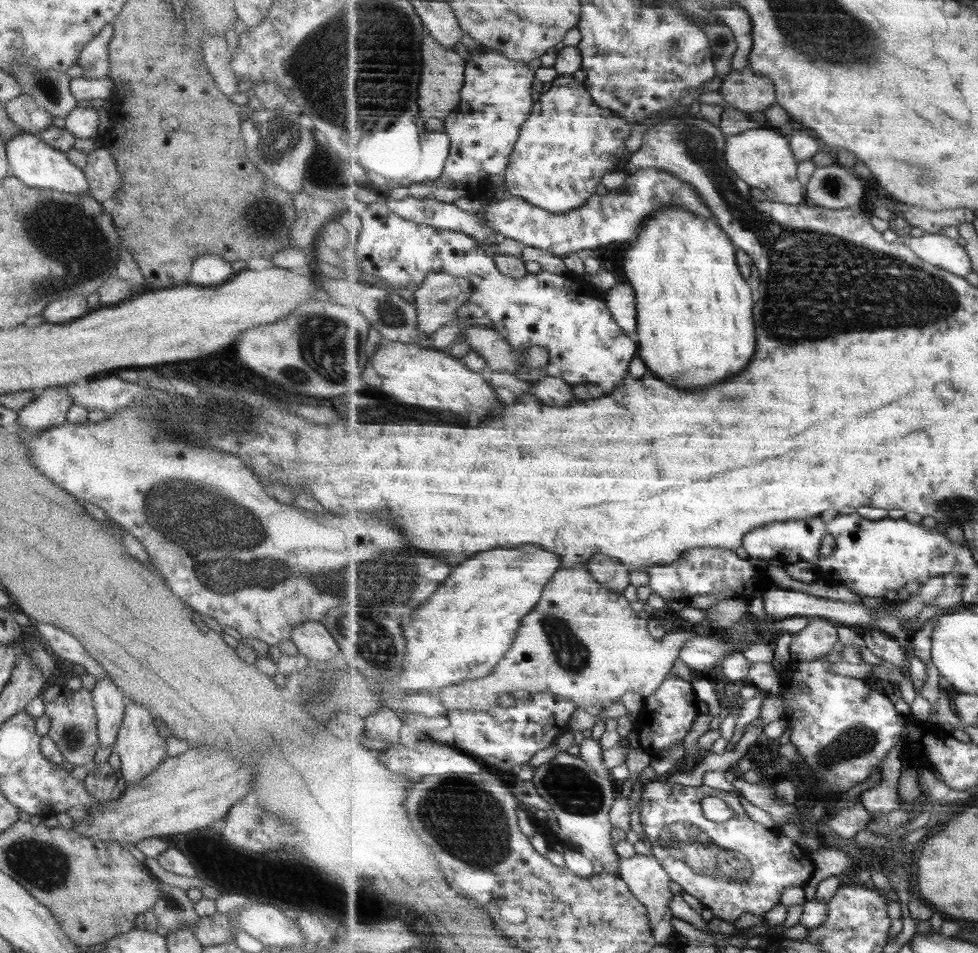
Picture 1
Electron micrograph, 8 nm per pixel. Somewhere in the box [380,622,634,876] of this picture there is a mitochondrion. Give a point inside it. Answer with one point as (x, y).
(486, 843)

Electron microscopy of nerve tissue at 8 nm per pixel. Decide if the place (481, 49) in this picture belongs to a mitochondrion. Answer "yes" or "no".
no

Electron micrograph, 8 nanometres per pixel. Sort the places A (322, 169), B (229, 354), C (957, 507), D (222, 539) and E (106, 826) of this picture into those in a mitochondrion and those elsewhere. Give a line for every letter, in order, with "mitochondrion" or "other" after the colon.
A: mitochondrion
B: other
C: mitochondrion
D: mitochondrion
E: other

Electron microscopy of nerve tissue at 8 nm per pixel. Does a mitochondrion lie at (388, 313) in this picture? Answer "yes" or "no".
yes

